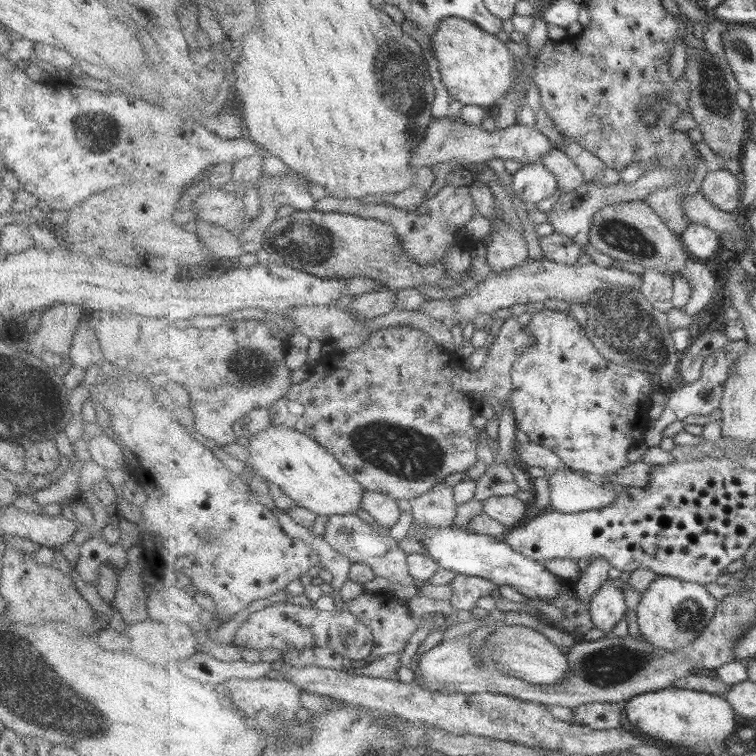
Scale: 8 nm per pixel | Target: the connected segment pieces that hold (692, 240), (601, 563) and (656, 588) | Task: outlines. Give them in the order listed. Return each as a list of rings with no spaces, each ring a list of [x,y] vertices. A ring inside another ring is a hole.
[[[692,222],[682,234],[683,244],[689,254],[712,262],[720,249],[719,235],[709,227]]]
[[[602,556],[589,561],[586,571],[582,572],[577,581],[576,592],[584,603],[591,606],[592,596],[609,581],[609,570],[612,565]]]
[[[658,576],[642,594],[637,606],[639,632],[653,646],[674,651],[691,644],[712,623],[718,609],[717,597],[704,584],[669,576]]]

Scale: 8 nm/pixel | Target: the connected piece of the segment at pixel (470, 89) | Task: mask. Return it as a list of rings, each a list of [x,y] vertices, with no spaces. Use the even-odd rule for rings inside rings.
[[[448,18],[443,20],[432,36],[434,56],[439,61],[441,77],[453,99],[482,108],[493,108],[508,96],[513,88],[513,73],[516,70],[516,56],[513,56],[505,42],[498,40],[469,20]]]

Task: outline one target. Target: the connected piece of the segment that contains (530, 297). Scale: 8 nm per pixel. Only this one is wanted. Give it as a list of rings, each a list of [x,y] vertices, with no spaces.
[[[529,256],[523,264],[496,273],[491,270],[487,279],[469,291],[466,295],[461,295],[454,300],[454,306],[458,310],[458,317],[445,324],[450,328],[453,324],[467,325],[476,319],[479,314],[492,314],[495,310],[511,308],[515,304],[529,304],[530,302],[542,302],[547,298],[564,300],[568,304],[577,301],[585,305],[588,296],[599,289],[608,289],[613,285],[625,285],[626,287],[637,288],[642,282],[642,274],[634,274],[619,267],[603,267],[599,264],[579,262],[574,265],[561,264],[543,257],[534,259]]]

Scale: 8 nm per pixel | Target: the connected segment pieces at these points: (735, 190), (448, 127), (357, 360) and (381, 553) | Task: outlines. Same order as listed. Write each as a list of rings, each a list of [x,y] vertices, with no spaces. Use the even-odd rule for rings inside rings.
[[[714,168],[704,178],[701,191],[721,210],[733,213],[742,209],[743,181],[740,175],[724,168]]]
[[[434,118],[429,125],[428,134],[419,143],[414,152],[416,166],[431,167],[435,164],[445,164],[449,160],[455,160],[458,164],[481,164],[489,162],[493,158],[513,160],[517,163],[536,163],[544,154],[553,149],[552,142],[535,126],[523,125],[517,122],[506,129],[488,131],[482,125],[465,123],[461,118]]]
[[[514,316],[514,317],[509,317],[509,318],[507,318],[507,319],[506,319],[506,320],[505,320],[505,321],[504,321],[504,322],[503,322],[503,325],[502,325],[502,329],[501,329],[501,332],[500,332],[500,333],[498,333],[498,337],[497,337],[497,338],[496,338],[496,341],[495,341],[495,343],[494,343],[494,344],[493,344],[493,345],[492,345],[492,346],[491,346],[491,348],[490,348],[490,350],[489,350],[489,353],[488,353],[488,354],[487,354],[487,355],[486,355],[486,360],[485,360],[485,362],[484,362],[484,365],[483,365],[483,366],[482,366],[482,367],[479,367],[479,368],[478,368],[478,369],[477,369],[477,370],[476,370],[476,371],[470,371],[470,370],[465,370],[465,368],[464,368],[464,367],[463,367],[463,361],[464,361],[464,359],[463,359],[463,358],[462,358],[462,357],[461,357],[461,356],[458,356],[458,355],[457,355],[457,354],[451,354],[451,353],[448,353],[448,352],[447,352],[447,351],[446,351],[446,350],[445,350],[445,349],[444,349],[444,348],[442,348],[442,347],[441,347],[441,345],[439,345],[439,344],[436,344],[436,343],[435,343],[435,342],[433,342],[433,338],[431,338],[431,336],[429,336],[429,335],[427,335],[427,333],[425,333],[425,332],[424,332],[424,331],[423,331],[423,329],[415,329],[415,328],[412,328],[412,327],[410,327],[410,326],[408,326],[408,325],[407,325],[407,324],[404,324],[404,325],[401,325],[401,326],[399,326],[399,327],[391,327],[391,328],[385,328],[385,329],[381,329],[381,330],[377,330],[377,331],[375,331],[375,332],[373,332],[373,334],[372,334],[372,335],[371,335],[371,336],[370,336],[370,337],[369,337],[369,338],[368,338],[368,339],[367,339],[367,340],[366,340],[366,341],[363,341],[363,342],[362,342],[362,343],[361,343],[361,344],[360,344],[360,345],[359,345],[359,346],[358,346],[358,347],[357,347],[357,348],[353,348],[353,350],[350,350],[350,351],[349,351],[349,352],[348,352],[348,353],[344,353],[344,354],[343,354],[343,356],[342,356],[342,357],[341,357],[341,358],[340,358],[340,359],[339,359],[339,360],[338,360],[338,361],[337,361],[337,360],[336,360],[336,359],[335,359],[335,358],[332,358],[332,359],[331,359],[331,360],[330,360],[330,364],[331,364],[331,366],[334,366],[334,369],[333,369],[333,370],[331,370],[331,371],[330,371],[330,373],[328,373],[328,374],[326,374],[326,376],[324,376],[324,377],[323,377],[323,380],[319,380],[319,379],[318,379],[318,378],[317,378],[317,377],[314,377],[314,376],[313,376],[313,377],[311,377],[311,378],[310,378],[310,379],[305,379],[305,380],[304,380],[304,381],[302,381],[302,382],[301,382],[301,383],[295,383],[295,384],[294,384],[294,385],[293,385],[293,386],[292,386],[292,387],[291,387],[291,388],[290,388],[290,389],[289,389],[289,392],[288,392],[288,393],[287,393],[287,394],[286,394],[286,395],[285,395],[285,398],[282,398],[282,399],[281,399],[281,400],[279,400],[279,402],[278,402],[278,403],[277,403],[277,404],[273,404],[273,405],[271,405],[271,406],[270,406],[270,407],[269,407],[269,412],[270,412],[270,413],[271,413],[271,419],[272,419],[272,425],[273,425],[273,426],[281,426],[281,425],[283,425],[283,426],[287,426],[287,427],[288,427],[288,428],[291,428],[291,429],[293,429],[293,430],[297,430],[297,432],[301,432],[301,433],[304,433],[304,434],[305,434],[305,435],[306,435],[306,436],[309,436],[309,437],[312,437],[312,438],[313,438],[313,440],[315,440],[315,441],[316,441],[316,442],[317,442],[317,443],[318,443],[318,444],[321,444],[321,445],[323,445],[323,446],[324,446],[324,448],[327,448],[327,449],[328,449],[328,450],[329,450],[329,452],[331,452],[331,453],[332,453],[332,454],[333,454],[333,455],[334,455],[334,456],[335,456],[335,457],[336,457],[336,458],[337,458],[337,461],[339,461],[339,462],[340,462],[340,464],[341,464],[341,465],[343,465],[343,466],[344,466],[344,468],[345,468],[345,469],[346,469],[346,470],[348,470],[348,474],[349,474],[349,475],[351,475],[351,477],[353,477],[353,479],[355,479],[355,480],[357,480],[357,482],[359,482],[359,484],[361,484],[361,486],[363,486],[363,489],[364,489],[364,490],[365,490],[365,489],[367,489],[367,490],[371,490],[371,492],[383,492],[383,494],[389,494],[389,496],[391,496],[391,497],[392,497],[392,498],[395,498],[395,499],[397,499],[397,500],[407,500],[407,501],[408,501],[408,502],[411,502],[411,501],[412,501],[412,500],[415,500],[415,499],[417,499],[417,498],[421,498],[421,496],[424,496],[424,495],[425,495],[425,494],[427,494],[427,493],[429,493],[429,490],[433,490],[433,488],[435,488],[435,487],[436,487],[436,486],[437,486],[437,484],[441,484],[441,483],[440,483],[440,482],[441,482],[441,481],[443,481],[443,480],[444,480],[444,479],[445,479],[445,477],[446,477],[446,476],[449,476],[449,475],[451,475],[451,474],[455,474],[455,473],[463,473],[463,472],[464,472],[464,471],[467,471],[467,469],[468,469],[468,468],[471,468],[471,466],[473,466],[473,464],[474,464],[474,462],[477,462],[477,446],[479,446],[479,430],[478,430],[478,429],[477,429],[477,428],[475,428],[475,426],[473,426],[473,424],[471,424],[471,422],[473,422],[473,416],[474,416],[474,417],[475,417],[475,416],[477,416],[477,415],[478,415],[478,412],[479,412],[479,409],[480,409],[480,408],[481,408],[481,406],[482,406],[482,404],[483,404],[483,402],[485,402],[485,401],[486,401],[486,402],[487,402],[487,398],[488,398],[488,399],[489,399],[489,397],[491,397],[491,398],[490,398],[490,399],[491,399],[491,403],[492,403],[492,404],[494,404],[494,405],[495,405],[495,406],[497,406],[497,408],[498,408],[498,407],[502,407],[502,408],[505,408],[505,407],[508,407],[508,406],[509,406],[509,405],[511,405],[511,406],[512,406],[512,388],[513,388],[513,379],[512,379],[512,370],[513,370],[513,365],[514,365],[514,362],[515,362],[515,361],[516,361],[516,360],[517,360],[517,359],[518,359],[518,356],[521,356],[521,353],[522,353],[522,352],[523,352],[523,351],[524,351],[524,350],[525,350],[525,347],[526,347],[526,346],[527,346],[527,345],[528,345],[528,344],[530,344],[530,342],[531,342],[531,339],[530,339],[530,338],[529,338],[529,336],[528,336],[528,334],[527,334],[527,333],[526,333],[526,329],[525,329],[525,327],[524,327],[524,328],[521,328],[521,326],[519,326],[519,320],[517,320],[517,317],[515,317],[515,316]],[[357,432],[361,432],[361,434],[365,434],[365,432],[367,432],[367,434],[365,434],[365,440],[363,440],[363,438],[361,438],[361,442],[353,442],[353,440],[357,440],[357,436],[353,436],[353,434],[357,434]]]
[[[355,514],[331,515],[323,536],[336,551],[346,554],[354,563],[371,567],[376,577],[391,580],[398,587],[410,586],[418,590],[415,578],[409,574],[405,550],[399,547],[397,540],[385,536],[376,524],[365,522]]]

